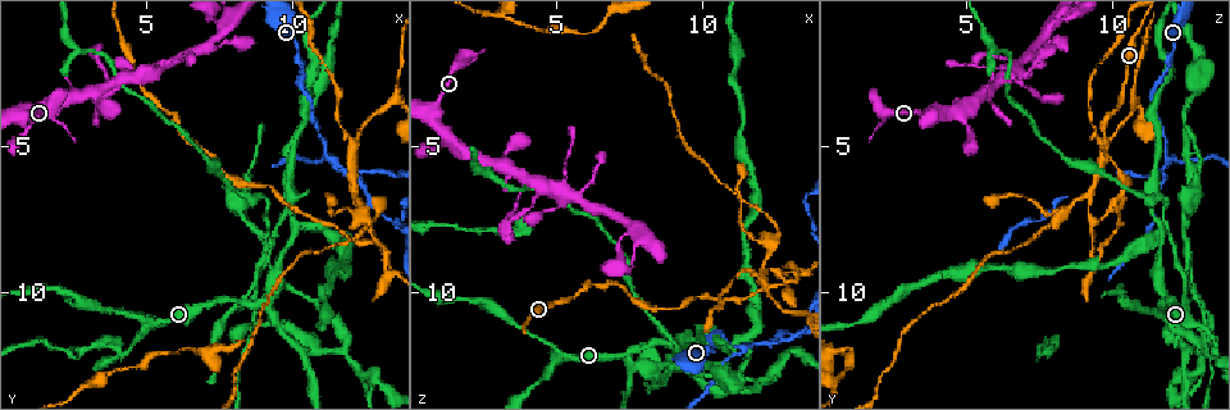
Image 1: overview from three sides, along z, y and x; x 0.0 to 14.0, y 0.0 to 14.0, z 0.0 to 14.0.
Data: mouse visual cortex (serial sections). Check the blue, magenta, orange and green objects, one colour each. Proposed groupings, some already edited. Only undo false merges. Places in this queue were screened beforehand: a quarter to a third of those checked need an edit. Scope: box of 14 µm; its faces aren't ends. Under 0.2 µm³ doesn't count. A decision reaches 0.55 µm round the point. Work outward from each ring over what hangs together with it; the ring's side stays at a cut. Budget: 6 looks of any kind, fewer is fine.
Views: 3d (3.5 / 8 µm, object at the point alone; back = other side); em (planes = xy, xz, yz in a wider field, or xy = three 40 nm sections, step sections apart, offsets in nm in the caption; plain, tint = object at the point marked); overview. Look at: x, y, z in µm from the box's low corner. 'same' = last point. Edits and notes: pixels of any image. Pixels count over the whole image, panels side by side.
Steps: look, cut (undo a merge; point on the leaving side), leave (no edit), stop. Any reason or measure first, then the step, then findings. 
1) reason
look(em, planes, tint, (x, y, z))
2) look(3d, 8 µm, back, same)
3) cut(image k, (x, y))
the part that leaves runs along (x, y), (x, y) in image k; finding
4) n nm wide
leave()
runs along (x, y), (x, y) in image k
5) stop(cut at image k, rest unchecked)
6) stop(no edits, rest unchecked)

narrows sharply
look(3d, 8 µm, (10.5, 2.9, 11.8))

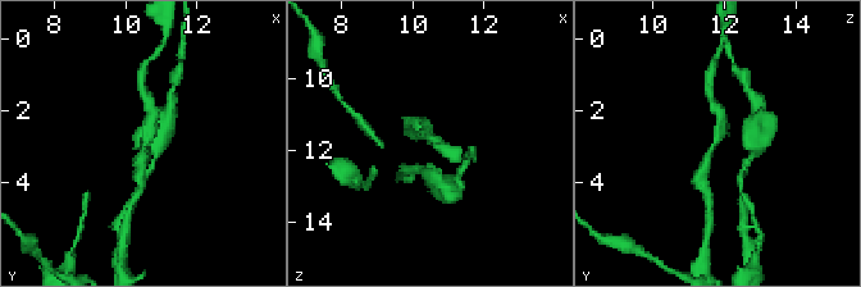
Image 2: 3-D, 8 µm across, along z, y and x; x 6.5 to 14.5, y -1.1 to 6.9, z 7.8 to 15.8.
look(3d, 3.5 µm, back, (10.5, 2.9, 11.8))

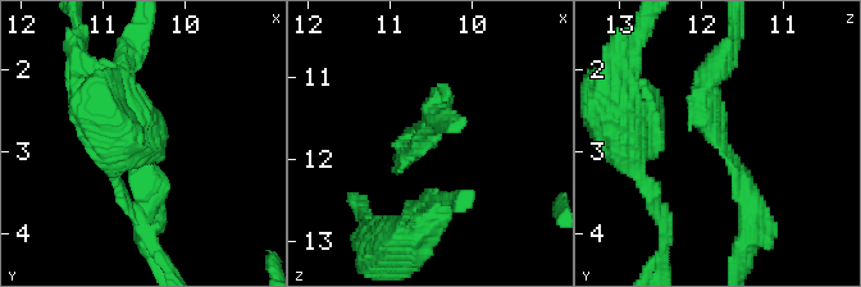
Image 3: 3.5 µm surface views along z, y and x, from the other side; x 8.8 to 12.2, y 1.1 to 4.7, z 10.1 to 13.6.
leave()
runs along (748, 226), (709, 119), (715, 64) in image 3; all the same cell

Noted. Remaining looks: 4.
four or more arms meet
look(3d, 3.5 µm, (11.4, 5.5, 11.9))

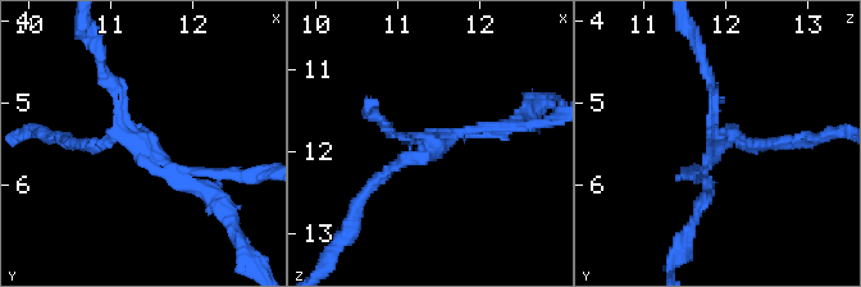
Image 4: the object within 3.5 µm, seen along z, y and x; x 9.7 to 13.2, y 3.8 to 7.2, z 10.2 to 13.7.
4 arms; arms of 100, 100, 150, 150 nm; need the tissue
look(em, planes, plain, (11.45, 5.40, 11.95))

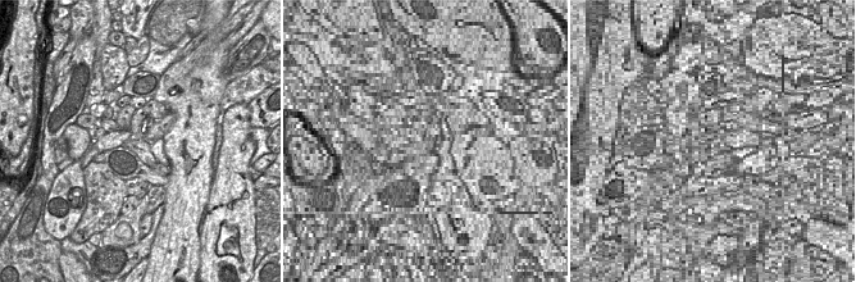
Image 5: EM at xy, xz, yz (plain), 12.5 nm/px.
with the object marked
look(em, planes, tint, same)

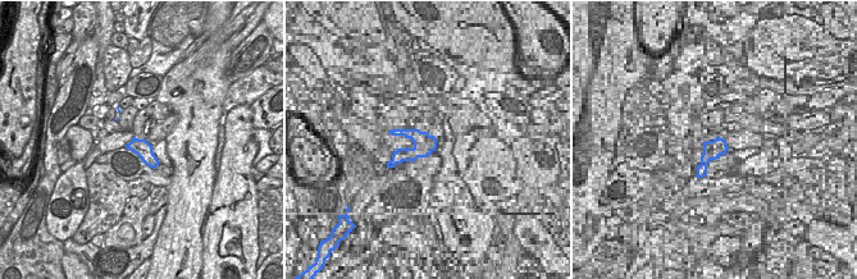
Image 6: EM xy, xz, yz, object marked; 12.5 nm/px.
200 nm wide
cut(image 4, (245, 176))
a second cell is stuck on

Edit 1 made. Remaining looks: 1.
stop(cut at image 4, rest unchecked)

